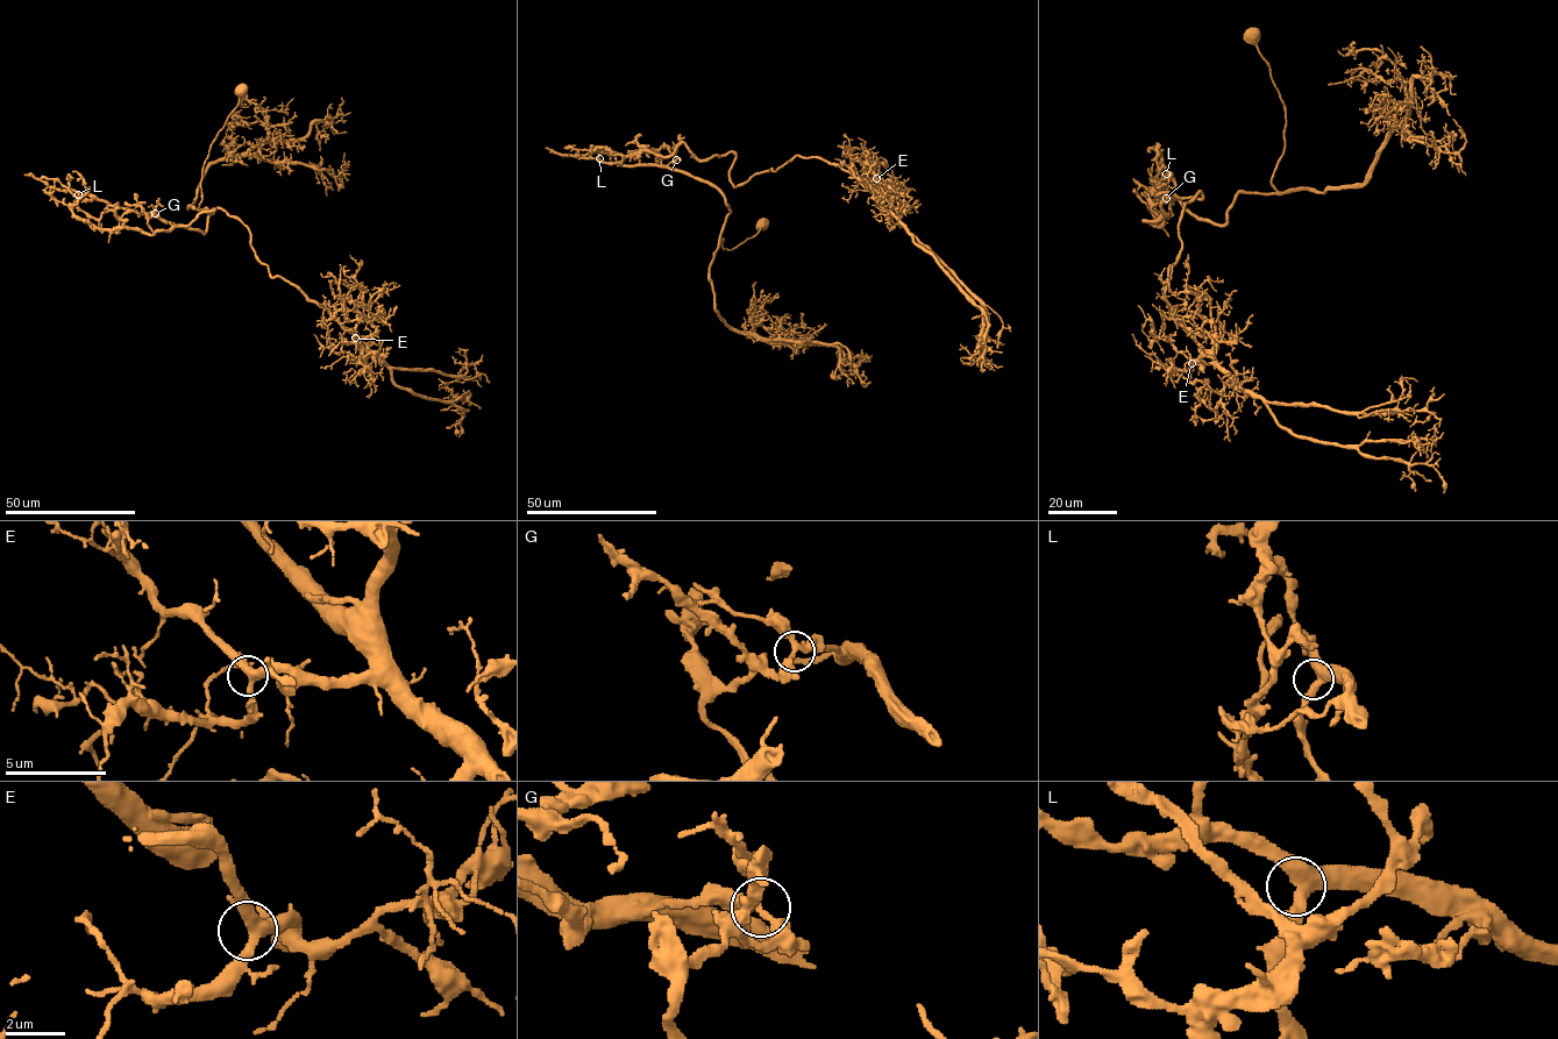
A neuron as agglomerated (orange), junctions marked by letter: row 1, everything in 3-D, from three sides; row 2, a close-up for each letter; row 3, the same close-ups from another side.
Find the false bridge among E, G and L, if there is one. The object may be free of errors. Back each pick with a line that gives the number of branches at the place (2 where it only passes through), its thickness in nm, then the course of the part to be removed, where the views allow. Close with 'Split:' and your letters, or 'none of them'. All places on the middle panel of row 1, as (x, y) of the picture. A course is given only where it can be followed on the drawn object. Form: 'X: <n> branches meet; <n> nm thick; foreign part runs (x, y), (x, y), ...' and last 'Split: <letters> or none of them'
G: 3 branches meet; 260 nm thick; foreign part runs (676, 159), (667, 166), (728, 206), (710, 267), (725, 322), (841, 344), (866, 377)
Split: G

